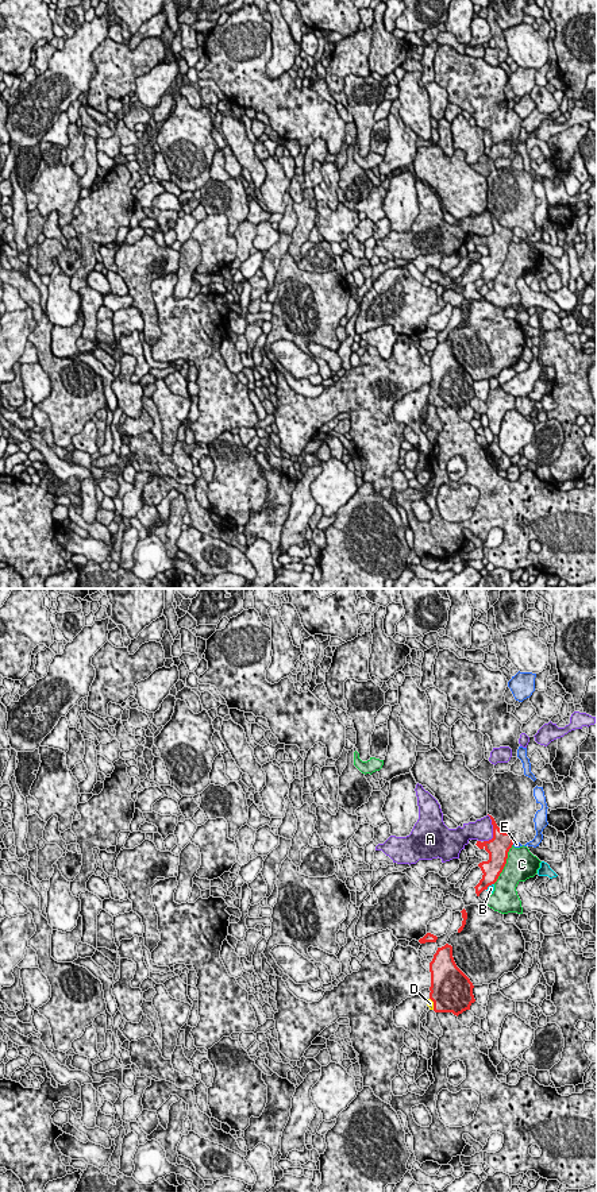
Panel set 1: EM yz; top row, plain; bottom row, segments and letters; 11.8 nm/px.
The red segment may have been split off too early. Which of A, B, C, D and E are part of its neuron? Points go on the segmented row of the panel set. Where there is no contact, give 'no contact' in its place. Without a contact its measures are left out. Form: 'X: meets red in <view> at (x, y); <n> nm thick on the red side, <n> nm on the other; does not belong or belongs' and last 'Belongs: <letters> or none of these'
A: meets red in yz at (493, 830); 260 nm thick on the red side, 260 nm on the other; does not belong
B: meets red in yz at (489, 884); 240 nm thick on the red side, 90 nm on the other; does not belong
C: meets red in yz at (505, 863); 260 nm thick on the red side, 360 nm on the other; does not belong
D: meets red in yz at (434, 1003); 480 nm thick on the red side, 90 nm on the other; belongs
E: meets red in yz at (512, 843); 260 nm thick on the red side, 70 nm on the other; does not belong
Belongs: D

